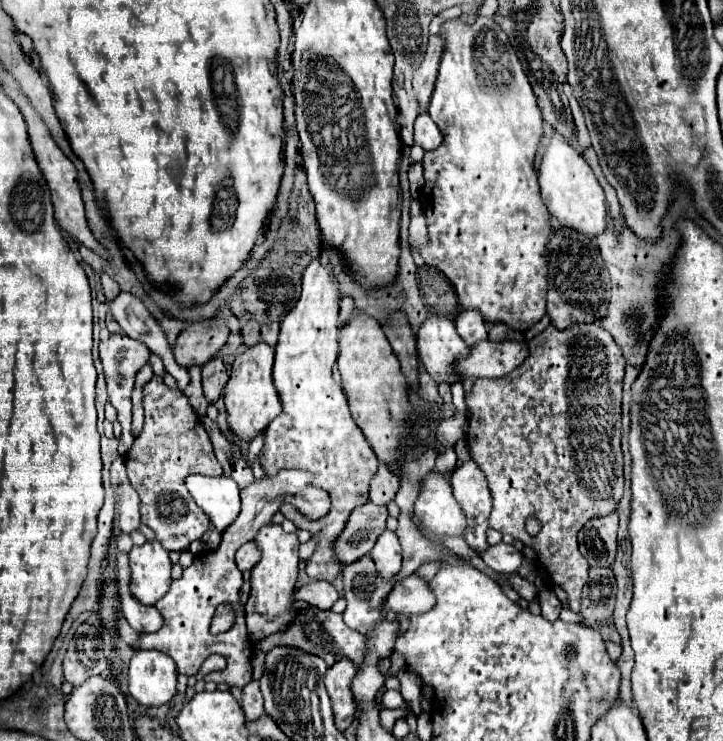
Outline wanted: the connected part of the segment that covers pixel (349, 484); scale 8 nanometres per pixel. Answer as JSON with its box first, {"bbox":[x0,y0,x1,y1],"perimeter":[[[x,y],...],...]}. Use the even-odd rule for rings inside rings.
{"bbox":[261,259,377,581],"perimeter":[[[313,259],[301,277],[299,301],[281,321],[273,379],[283,411],[269,423],[261,453],[261,463],[267,475],[275,475],[279,469],[311,471],[315,475],[315,485],[325,489],[331,497],[331,511],[317,521],[307,519],[289,503],[283,503],[279,509],[299,529],[321,533],[321,541],[313,557],[307,561],[307,575],[323,581],[333,581],[333,577],[341,573],[341,565],[331,551],[331,543],[345,527],[351,511],[369,501],[369,481],[377,471],[377,457],[353,421],[341,385],[337,385],[331,377],[331,369],[339,353],[339,299],[339,283],[331,263],[323,265]]]}

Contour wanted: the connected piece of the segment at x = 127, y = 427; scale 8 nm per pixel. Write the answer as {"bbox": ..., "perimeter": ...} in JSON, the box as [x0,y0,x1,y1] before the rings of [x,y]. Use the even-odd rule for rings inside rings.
{"bbox":[99,333,151,455],"perimeter":[[[117,333],[117,335],[109,335],[107,341],[101,341],[99,355],[101,355],[101,363],[103,363],[105,381],[107,381],[109,401],[117,409],[117,419],[119,419],[119,423],[123,427],[121,437],[119,437],[119,455],[127,455],[127,451],[131,449],[133,439],[135,439],[131,435],[131,391],[133,391],[133,385],[135,385],[135,375],[149,361],[151,351],[149,351],[149,347],[145,343]]]}

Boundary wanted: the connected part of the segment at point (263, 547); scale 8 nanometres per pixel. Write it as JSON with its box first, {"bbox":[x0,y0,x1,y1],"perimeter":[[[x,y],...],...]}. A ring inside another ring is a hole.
{"bbox":[245,523,299,641],"perimeter":[[[267,523],[257,531],[257,537],[253,539],[257,549],[261,551],[259,563],[251,571],[251,595],[245,603],[247,613],[247,629],[251,633],[253,641],[259,641],[275,631],[285,629],[293,621],[293,591],[297,581],[297,565],[299,565],[299,539],[297,533],[283,531],[277,523]]]}

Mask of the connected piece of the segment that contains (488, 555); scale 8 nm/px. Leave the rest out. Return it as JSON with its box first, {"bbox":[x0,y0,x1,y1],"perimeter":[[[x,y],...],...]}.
{"bbox":[479,543,523,575],"perimeter":[[[497,543],[493,547],[487,547],[485,553],[479,553],[483,557],[483,561],[495,569],[497,573],[503,575],[511,575],[517,573],[521,563],[523,563],[523,553],[517,551],[513,545],[505,545],[505,543]]]}

